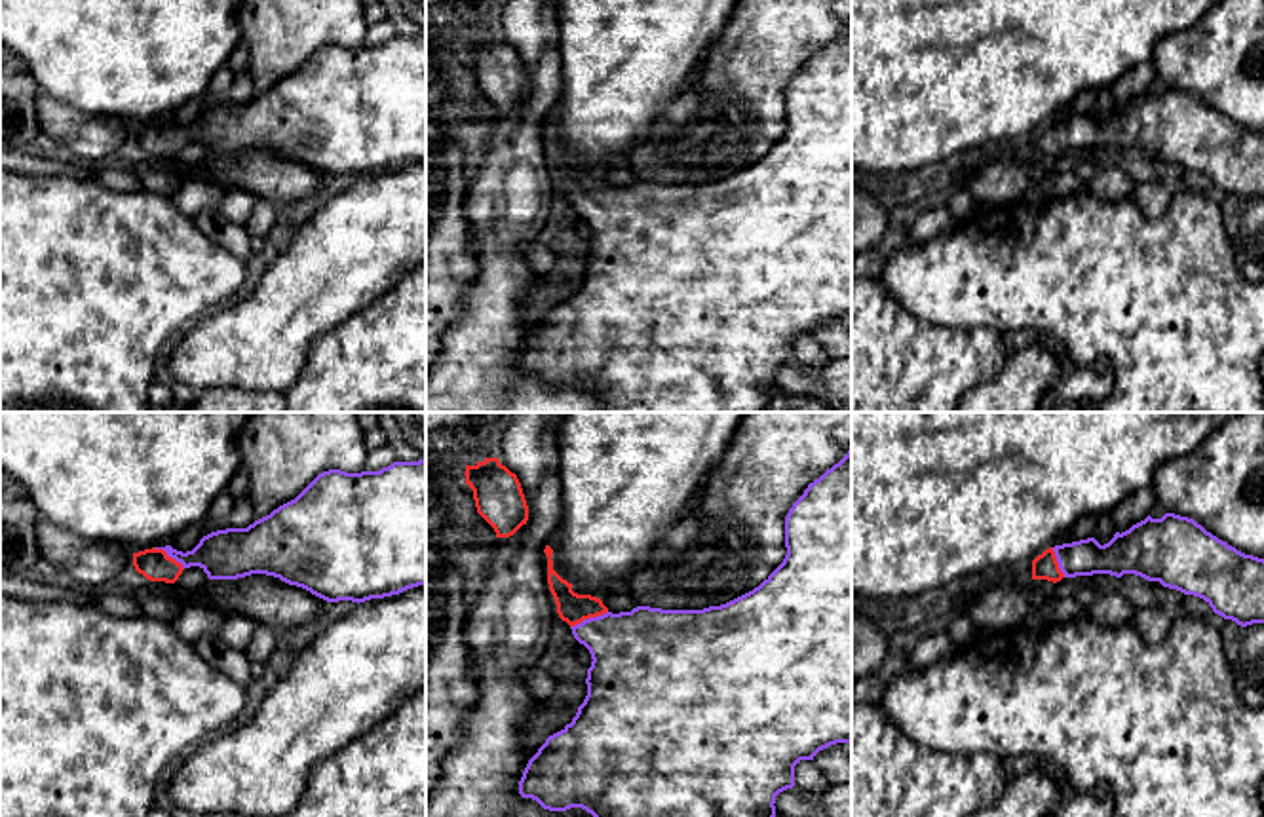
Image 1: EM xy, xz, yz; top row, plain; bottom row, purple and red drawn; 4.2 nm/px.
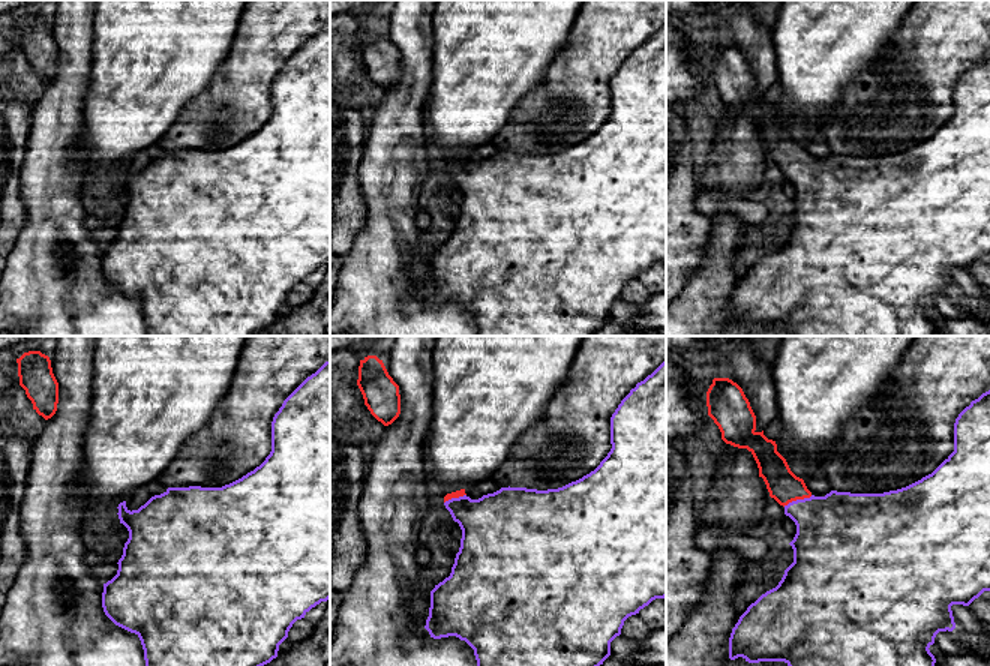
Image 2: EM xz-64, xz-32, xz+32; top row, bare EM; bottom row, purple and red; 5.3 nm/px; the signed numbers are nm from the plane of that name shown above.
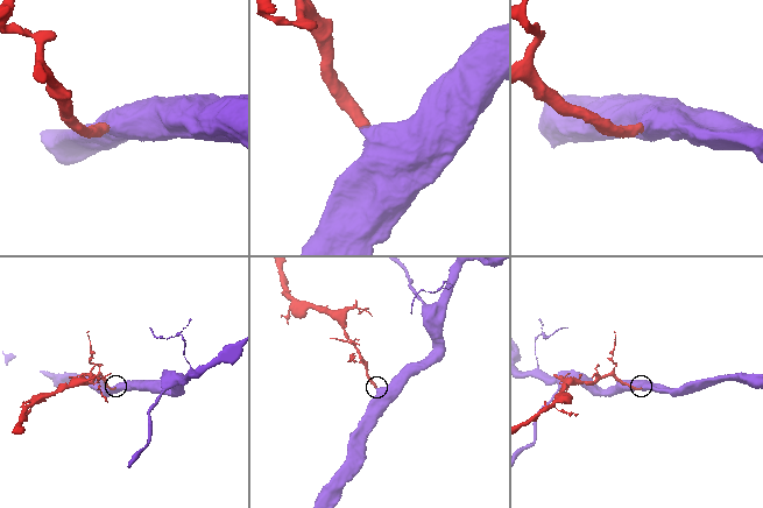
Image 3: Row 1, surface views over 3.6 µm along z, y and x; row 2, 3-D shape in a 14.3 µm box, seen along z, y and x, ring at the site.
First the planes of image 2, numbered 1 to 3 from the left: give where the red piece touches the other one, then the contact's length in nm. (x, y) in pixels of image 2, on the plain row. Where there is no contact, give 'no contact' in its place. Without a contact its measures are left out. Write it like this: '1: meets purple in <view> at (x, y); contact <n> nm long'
1: no contact
2: meets purple in xz-32 at (455, 162); contact 130 nm long
3: meets purple in xz+32 at (797, 164); contact 170 nm long

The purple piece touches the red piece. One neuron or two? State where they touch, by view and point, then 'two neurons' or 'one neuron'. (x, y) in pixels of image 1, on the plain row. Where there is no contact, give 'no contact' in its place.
contact xz (590, 192); one neuron

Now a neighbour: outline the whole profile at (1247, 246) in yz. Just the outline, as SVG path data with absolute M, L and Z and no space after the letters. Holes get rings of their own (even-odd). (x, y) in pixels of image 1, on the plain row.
M1264 198L1243 201L1232 251L1241 276L1264 283Z

